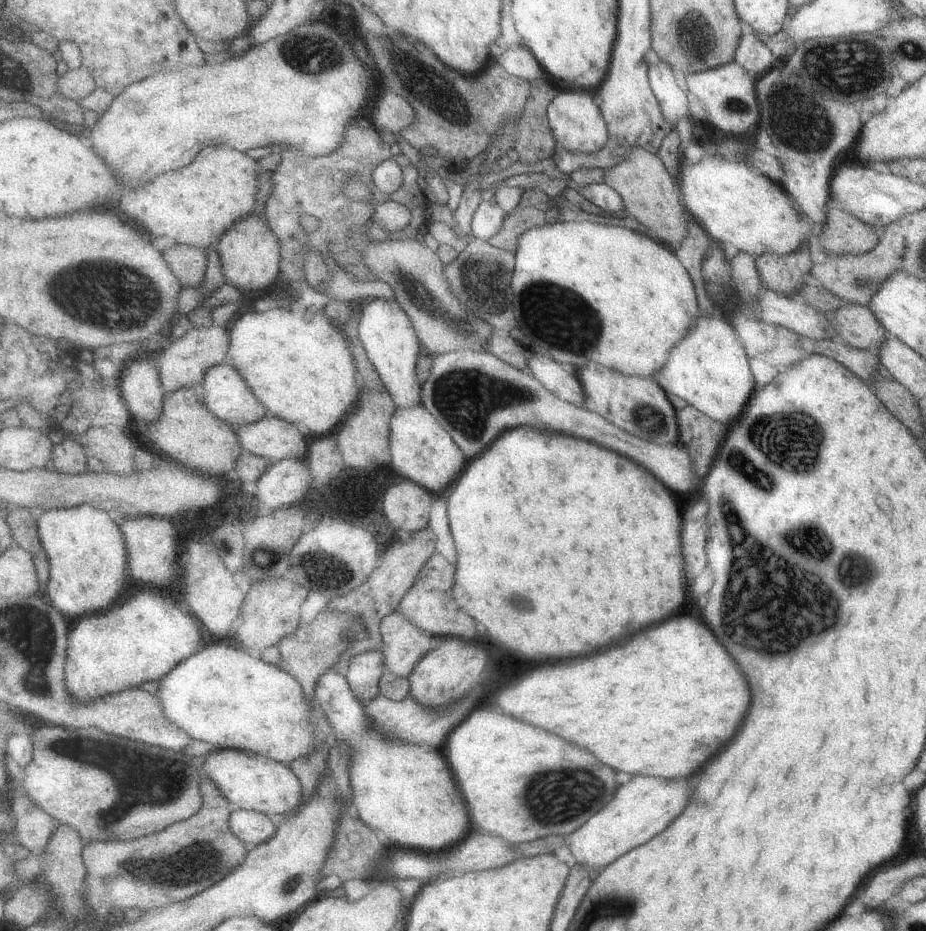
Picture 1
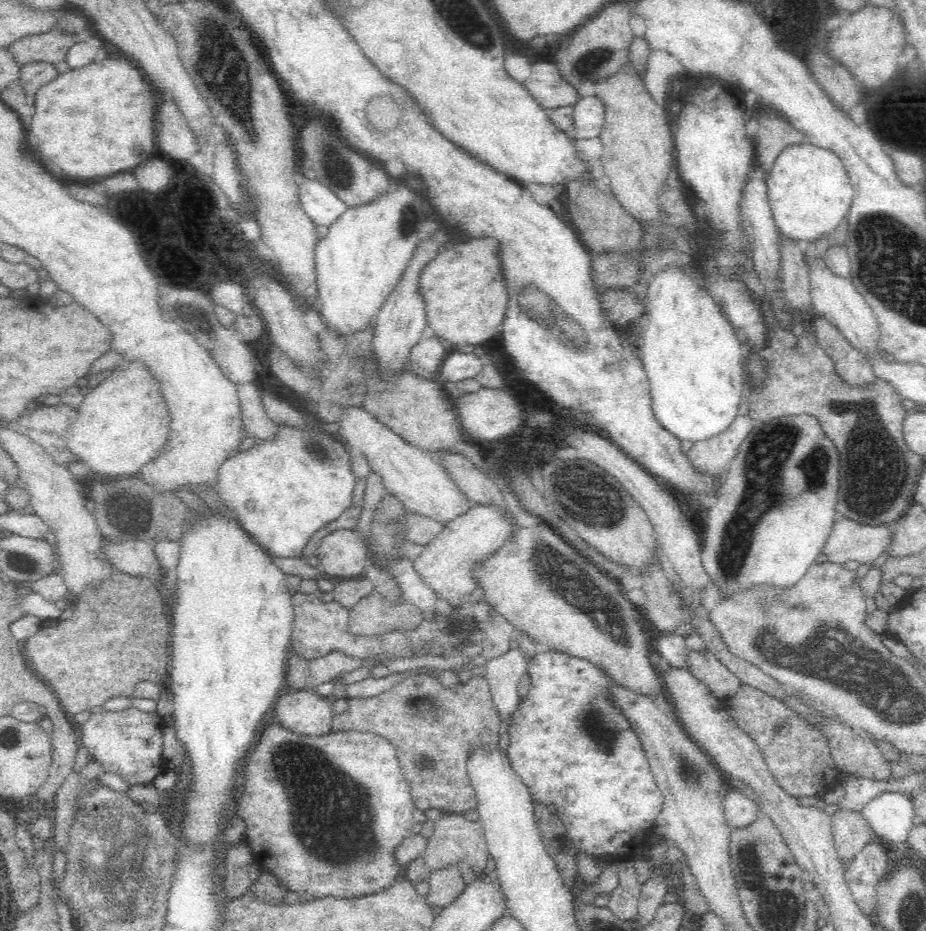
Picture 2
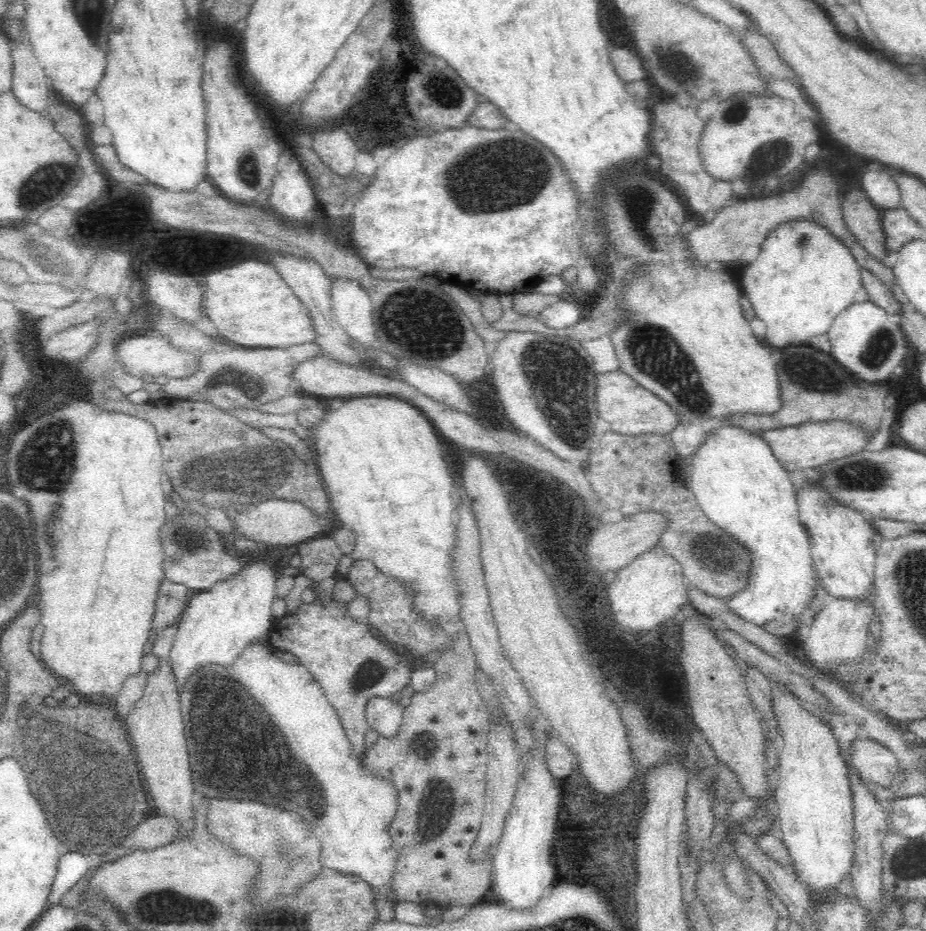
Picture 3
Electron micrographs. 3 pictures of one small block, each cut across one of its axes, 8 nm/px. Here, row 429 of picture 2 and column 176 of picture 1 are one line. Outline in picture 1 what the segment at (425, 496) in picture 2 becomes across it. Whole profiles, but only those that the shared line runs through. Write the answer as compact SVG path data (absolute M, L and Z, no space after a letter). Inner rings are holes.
M217 324L193 328L181 340L171 340L169 348L165 348L157 356L157 366L161 372L163 388L167 392L173 392L183 386L193 386L197 382L203 384L205 370L209 370L211 366L217 366L217 364L225 364L229 360L229 354L227 354L229 344L231 344L231 332L225 326L217 326Z

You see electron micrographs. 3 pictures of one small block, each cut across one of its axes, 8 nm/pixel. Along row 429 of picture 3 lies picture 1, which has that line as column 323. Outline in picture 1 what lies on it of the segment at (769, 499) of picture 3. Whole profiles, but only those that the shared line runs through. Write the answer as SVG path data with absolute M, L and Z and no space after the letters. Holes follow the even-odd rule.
M227 644L207 646L203 652L187 658L181 666L175 666L173 672L157 682L161 688L155 696L161 700L161 706L165 706L165 718L185 734L211 742L213 746L221 746L221 750L255 752L289 766L291 760L307 756L307 752L313 752L317 744L333 738L333 728L327 718L323 718L321 708L311 708L305 700L303 686L291 674Z

